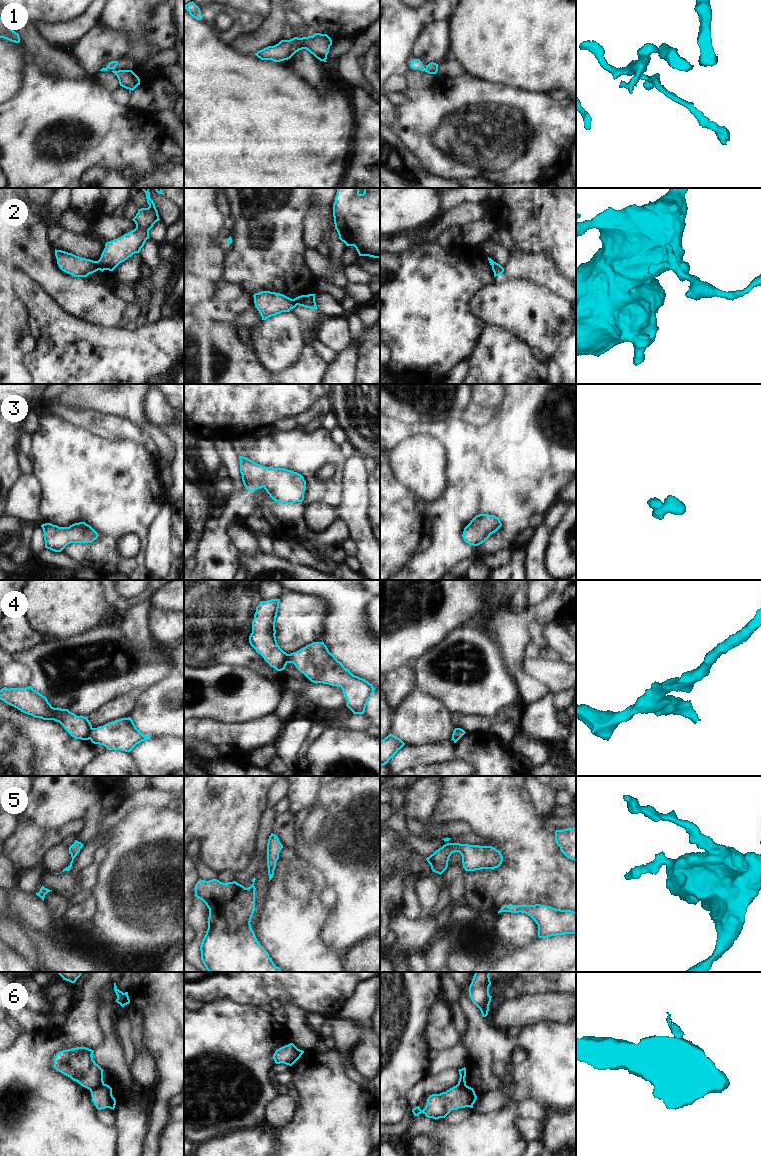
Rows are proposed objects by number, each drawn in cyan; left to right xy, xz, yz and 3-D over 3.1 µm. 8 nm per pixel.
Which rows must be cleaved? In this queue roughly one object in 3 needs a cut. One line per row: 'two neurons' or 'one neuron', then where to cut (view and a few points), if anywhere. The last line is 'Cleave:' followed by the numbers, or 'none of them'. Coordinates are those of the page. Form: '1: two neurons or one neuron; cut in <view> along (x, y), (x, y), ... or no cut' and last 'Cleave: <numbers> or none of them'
1: two neurons; cut in yz along (425, 68), (423, 70)
2: two neurons; cut in xy along (96, 261), (104, 269)
3: one neuron; no cut
4: two neurons; cut in xy along (92, 728), (89, 738)
5: one neuron; no cut
6: two neurons; cut in xy along (103, 1083), (90, 1090)
Cleave: 1, 2, 4, 6

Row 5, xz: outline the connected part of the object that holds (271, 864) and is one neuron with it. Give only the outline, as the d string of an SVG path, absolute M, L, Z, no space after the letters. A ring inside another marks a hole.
M271 833L267 843L267 866L269 881L273 878L276 862L279 859L279 853L282 848L283 845L279 841L279 838L275 834Z

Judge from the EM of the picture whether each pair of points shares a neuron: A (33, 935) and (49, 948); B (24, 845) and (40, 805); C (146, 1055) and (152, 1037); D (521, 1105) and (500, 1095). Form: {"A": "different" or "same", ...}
{"A": "same", "B": "different", "C": "different", "D": "same"}

